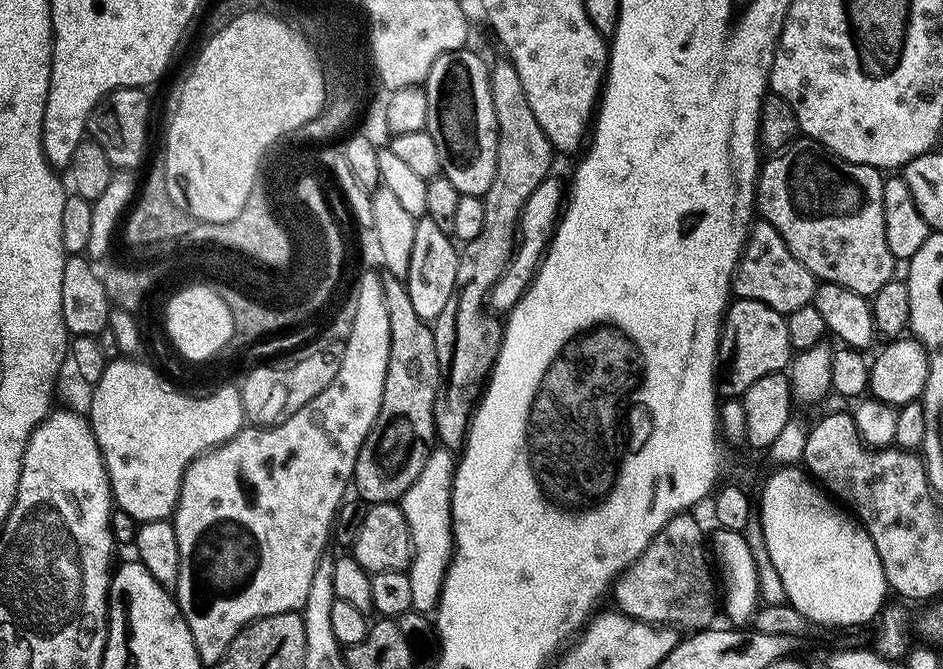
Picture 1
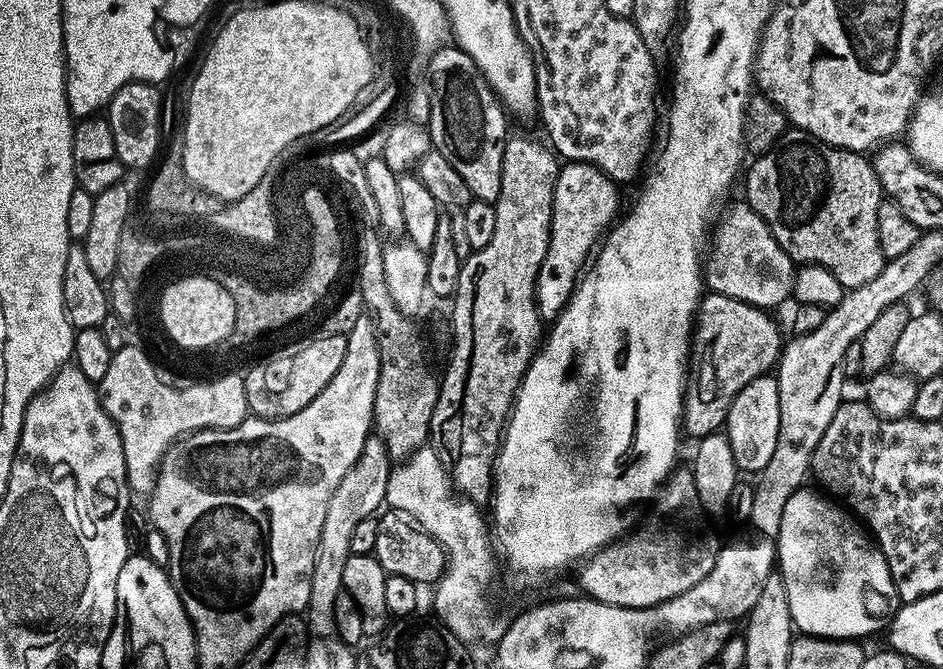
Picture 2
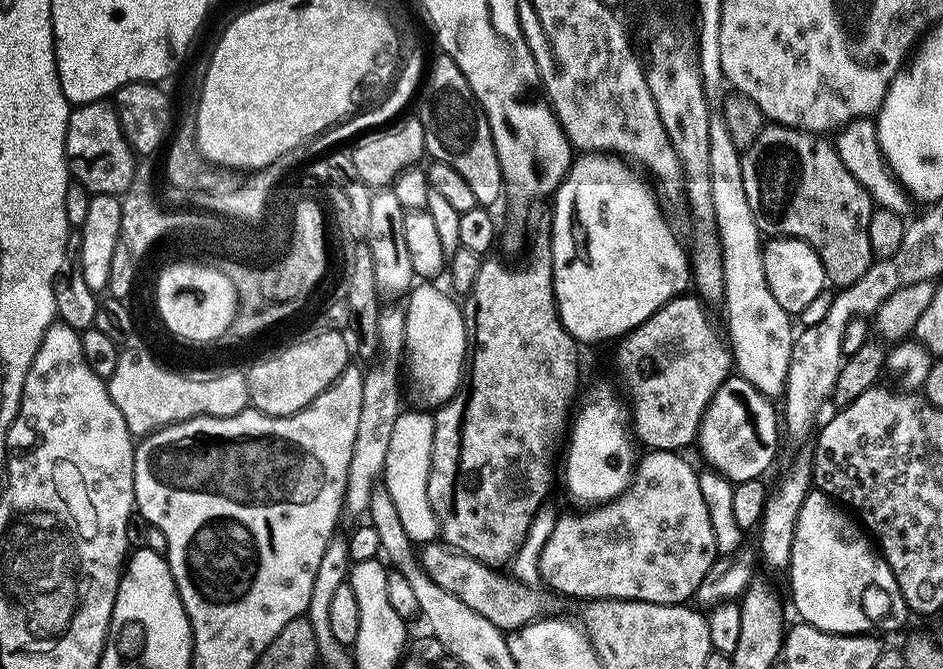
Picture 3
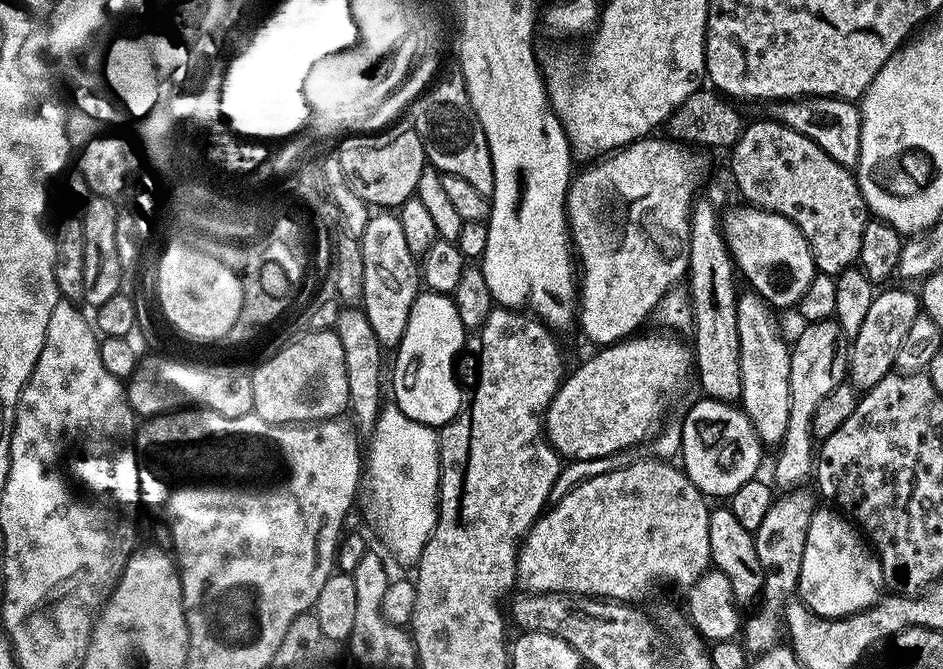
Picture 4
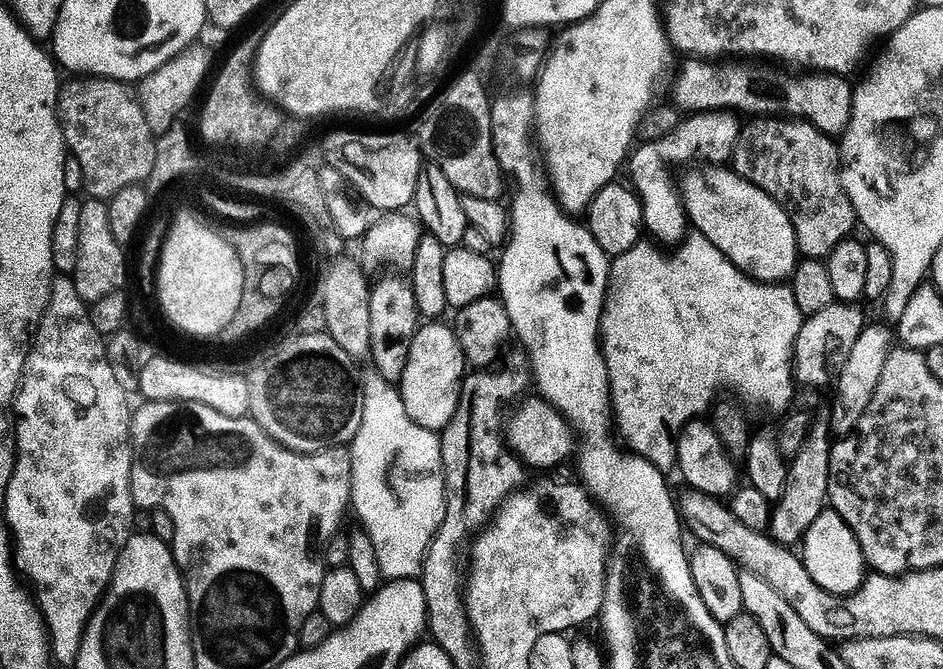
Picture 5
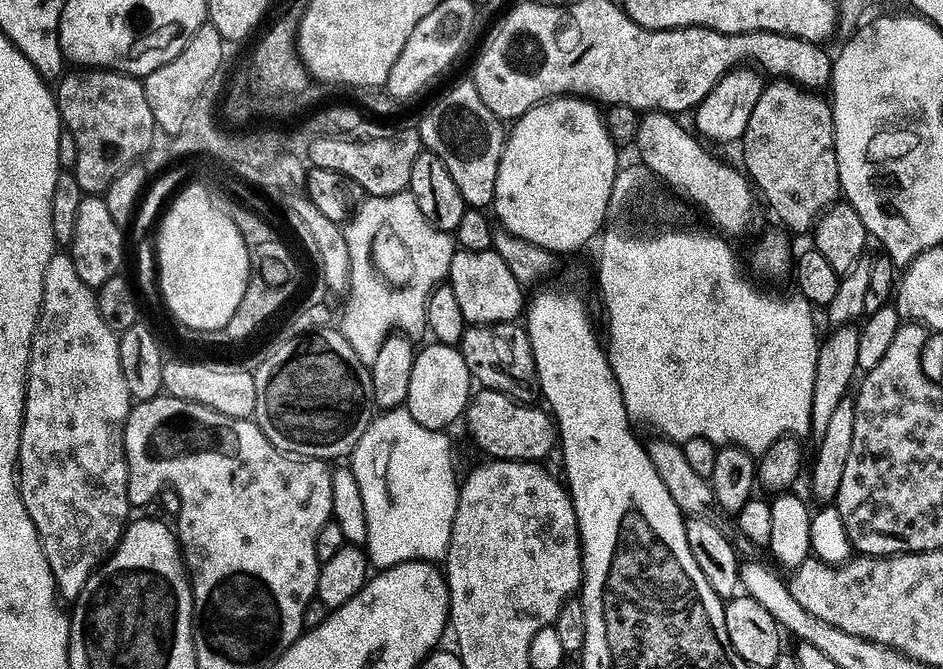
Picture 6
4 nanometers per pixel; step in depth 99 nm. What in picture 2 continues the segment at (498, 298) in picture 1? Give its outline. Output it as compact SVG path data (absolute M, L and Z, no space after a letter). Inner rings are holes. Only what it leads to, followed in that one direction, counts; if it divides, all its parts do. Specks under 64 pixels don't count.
M568 162L561 167L552 198L552 236L538 279L538 307L545 317L555 318L564 311L582 273L589 267L590 257L621 215L620 192L615 187L619 188L612 177L593 164Z

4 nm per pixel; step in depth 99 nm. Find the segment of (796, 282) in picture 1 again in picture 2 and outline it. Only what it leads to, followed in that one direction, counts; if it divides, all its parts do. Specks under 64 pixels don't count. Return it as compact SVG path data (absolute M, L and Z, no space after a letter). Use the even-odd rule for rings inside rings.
M740 202L740 204L734 205L733 208L726 208L723 209L723 212L725 211L724 217L722 217L722 212L714 228L716 237L712 240L712 257L709 260L707 257L706 260L707 287L717 296L725 296L726 298L734 298L738 302L746 302L751 308L773 310L772 308L782 307L788 299L791 301L794 296L793 285L796 275L794 262L786 254L786 250L782 250L782 246L778 246L770 226L766 226L766 222L747 202Z

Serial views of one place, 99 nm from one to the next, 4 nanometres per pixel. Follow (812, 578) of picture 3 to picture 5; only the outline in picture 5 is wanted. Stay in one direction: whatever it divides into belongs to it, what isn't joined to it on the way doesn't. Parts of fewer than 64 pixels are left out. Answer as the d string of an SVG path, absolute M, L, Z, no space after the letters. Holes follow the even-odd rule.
M825 510L821 516L818 517L817 521L810 526L802 541L802 548L804 548L804 552L802 551L802 559L804 561L804 565L806 566L806 570L810 570L810 578L814 578L814 582L819 588L826 590L835 596L852 596L858 591L858 589L860 589L860 587L864 585L864 581L866 579L866 551L864 552L864 548L860 545L860 542L862 543L861 537L857 535L857 533L852 532L847 522L845 522L844 519L841 518L836 512Z

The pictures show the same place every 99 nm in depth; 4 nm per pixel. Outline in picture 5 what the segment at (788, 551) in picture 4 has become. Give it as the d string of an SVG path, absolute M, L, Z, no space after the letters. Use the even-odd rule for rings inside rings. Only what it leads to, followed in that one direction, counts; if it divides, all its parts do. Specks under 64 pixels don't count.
M815 419L802 450L793 457L789 465L784 494L773 509L769 533L775 542L785 547L801 543L810 526L827 509L833 443L829 419Z

